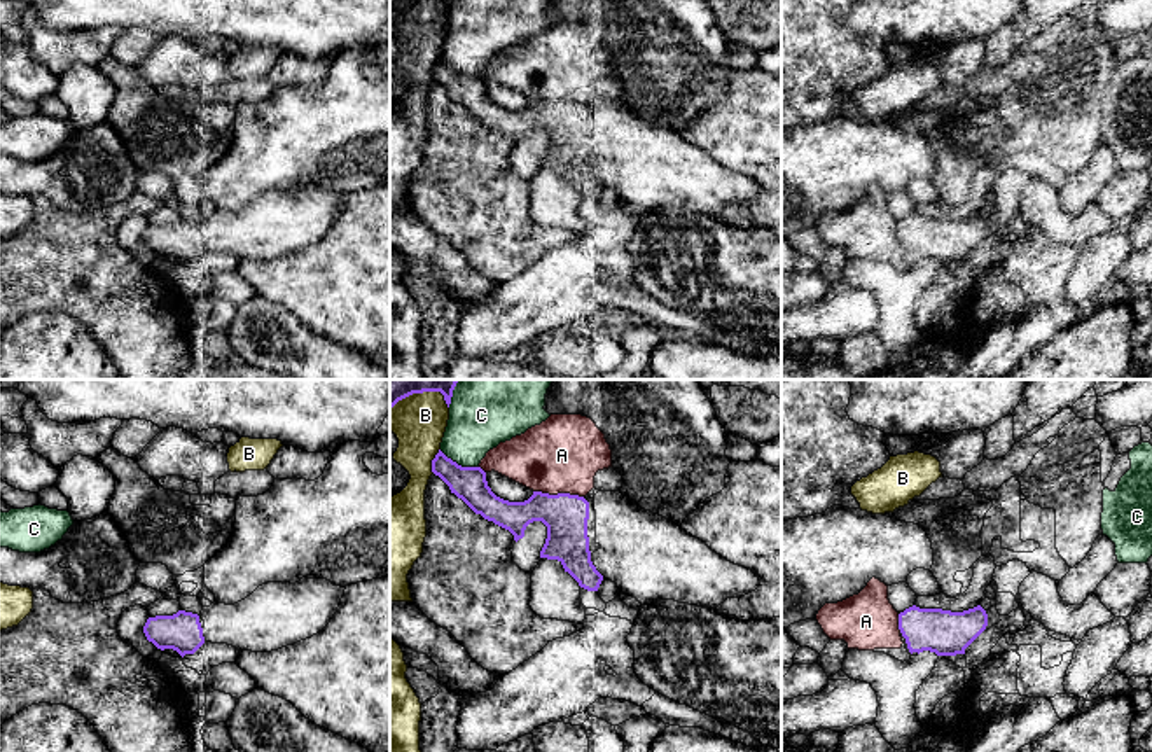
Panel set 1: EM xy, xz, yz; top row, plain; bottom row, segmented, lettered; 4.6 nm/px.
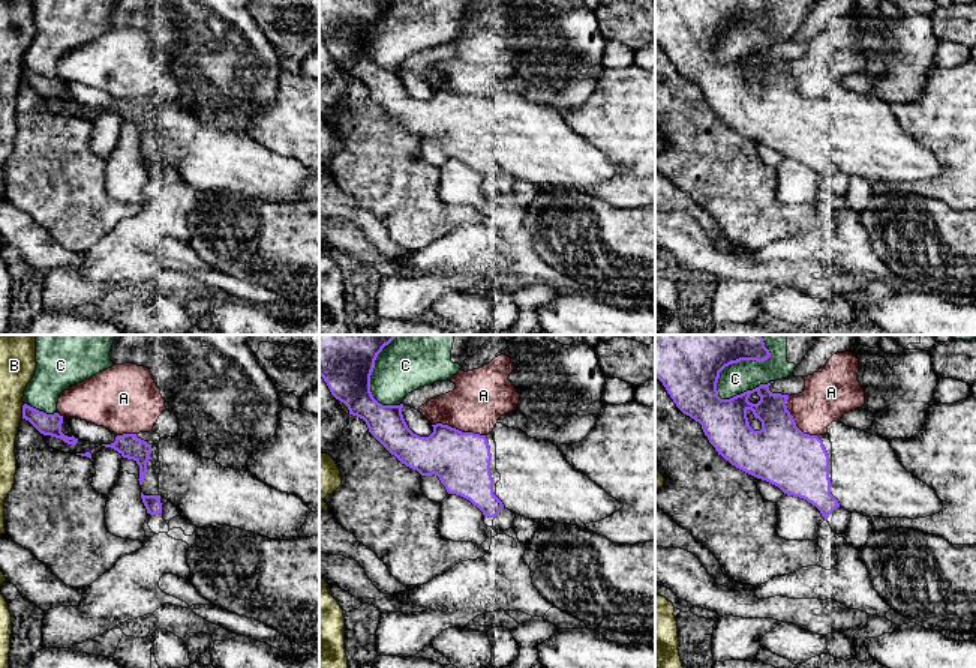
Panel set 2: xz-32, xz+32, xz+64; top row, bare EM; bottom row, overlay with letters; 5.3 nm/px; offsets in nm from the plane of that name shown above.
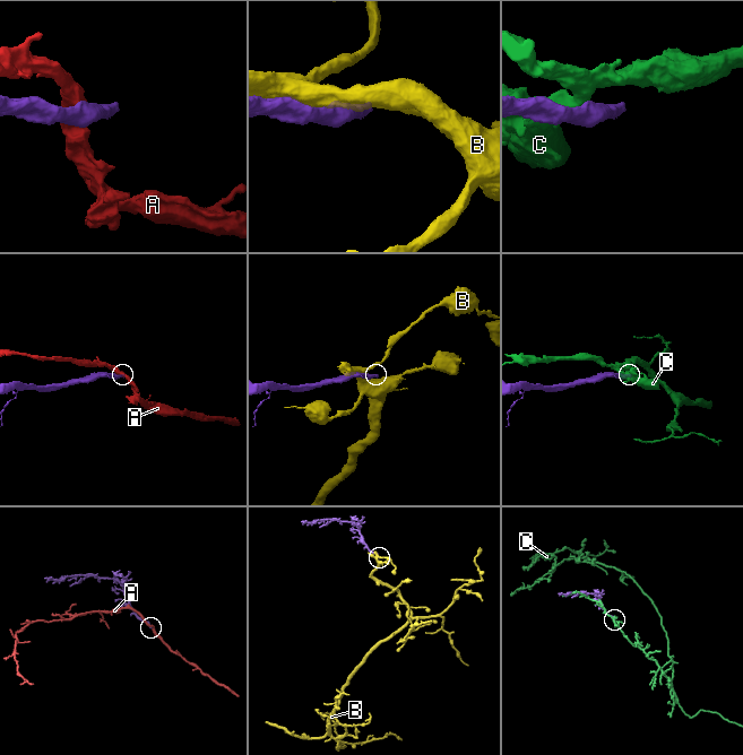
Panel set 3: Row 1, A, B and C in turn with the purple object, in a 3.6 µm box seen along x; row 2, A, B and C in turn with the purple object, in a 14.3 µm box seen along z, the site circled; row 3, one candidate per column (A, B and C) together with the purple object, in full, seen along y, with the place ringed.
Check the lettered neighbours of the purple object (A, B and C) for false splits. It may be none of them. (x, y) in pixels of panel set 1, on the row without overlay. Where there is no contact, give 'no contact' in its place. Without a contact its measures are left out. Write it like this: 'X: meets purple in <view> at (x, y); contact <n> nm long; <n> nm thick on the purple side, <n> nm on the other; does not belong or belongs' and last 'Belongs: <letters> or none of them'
A: meets purple in xz at (558, 102); contact 240 nm long; 200 nm thick on the purple side, 360 nm on the other; does not belong
B: meets purple in xz at (432, 69); contact 120 nm long; 160 nm thick on the purple side, 240 nm on the other; does not belong
C: meets purple in xz at (457, 72); contact 200 nm long; 160 nm thick on the purple side, 280 nm on the other; does not belong
Belongs: none of them

